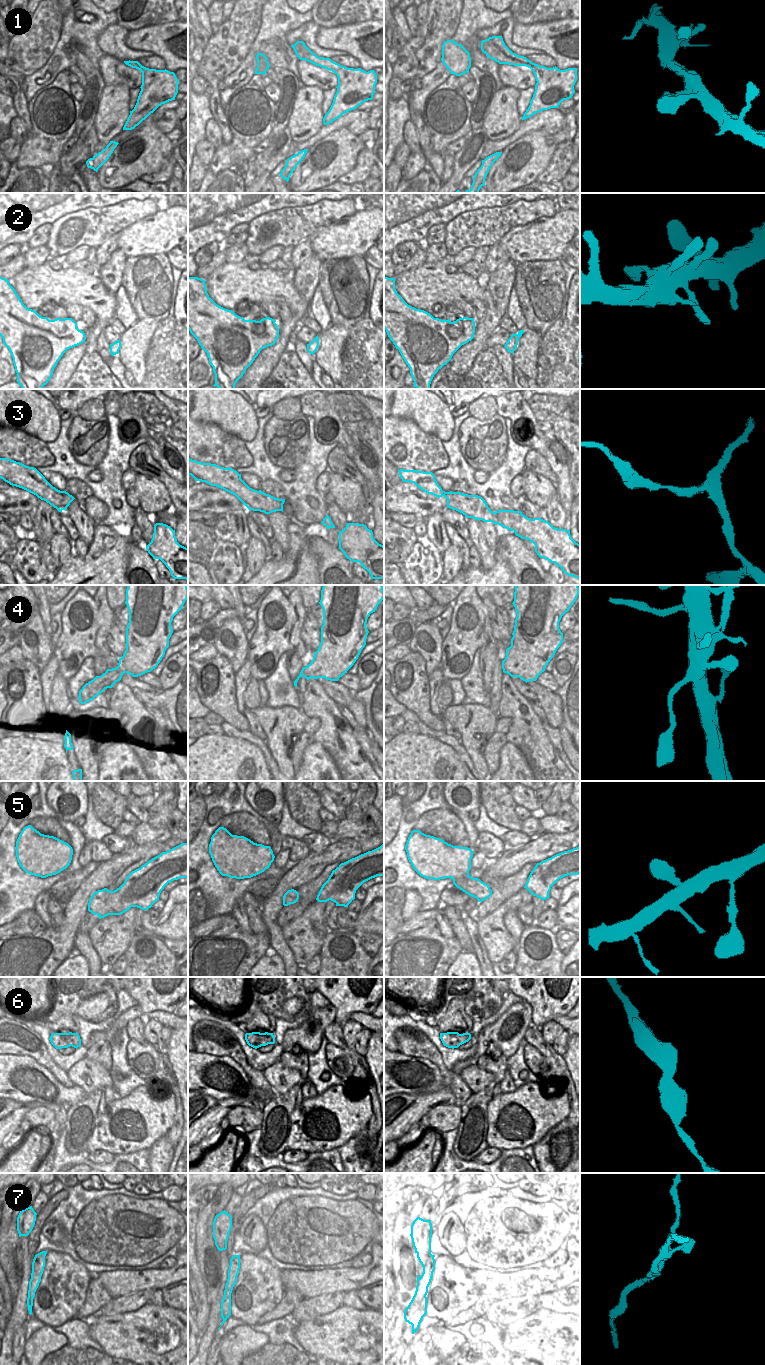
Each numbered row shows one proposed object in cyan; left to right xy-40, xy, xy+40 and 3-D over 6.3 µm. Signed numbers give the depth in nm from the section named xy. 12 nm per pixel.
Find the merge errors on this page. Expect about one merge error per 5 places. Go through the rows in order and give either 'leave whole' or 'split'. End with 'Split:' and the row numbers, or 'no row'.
1: leave whole
2: leave whole
3: leave whole
4: leave whole
5: leave whole
6: leave whole
7: split
Split: 7

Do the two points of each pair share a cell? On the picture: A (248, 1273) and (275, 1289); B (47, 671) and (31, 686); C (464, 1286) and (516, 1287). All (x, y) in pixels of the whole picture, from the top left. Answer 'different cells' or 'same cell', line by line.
A: same cell
B: different cells
C: different cells

